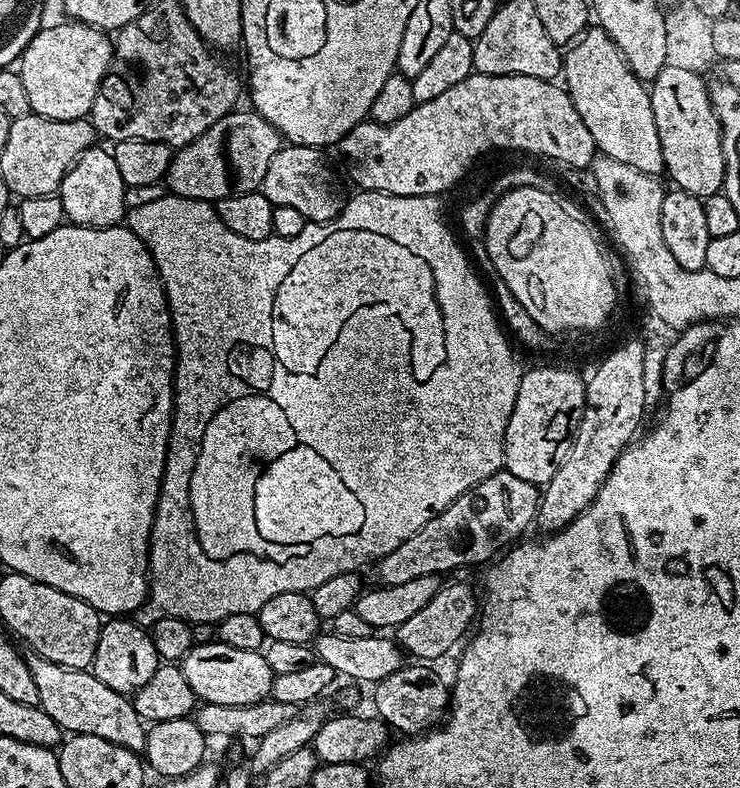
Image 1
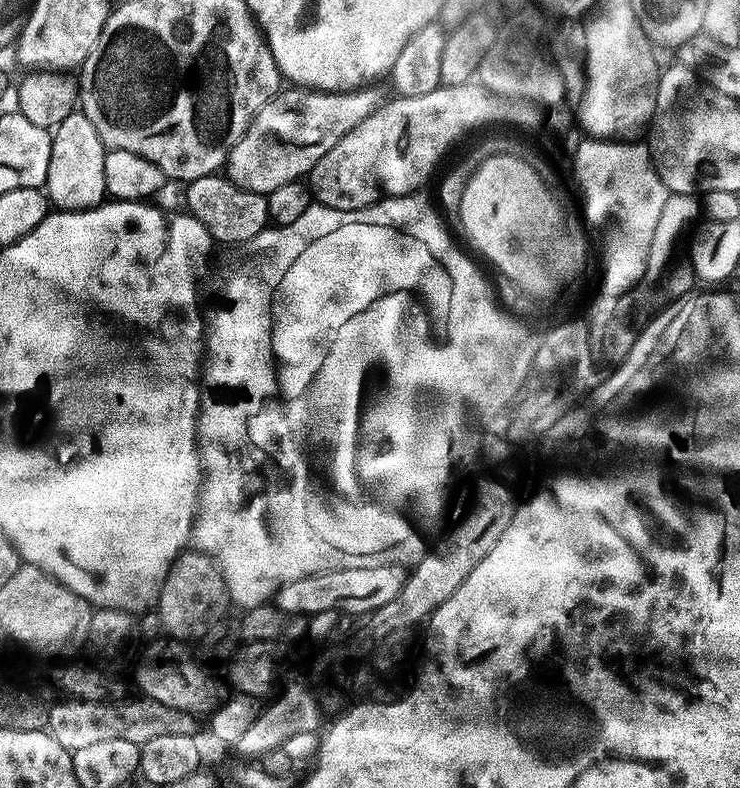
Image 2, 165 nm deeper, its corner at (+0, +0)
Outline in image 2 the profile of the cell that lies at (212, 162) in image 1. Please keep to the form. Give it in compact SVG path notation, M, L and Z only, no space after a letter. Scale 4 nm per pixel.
M288 86L275 96L270 102L266 102L266 106L262 106L262 110L258 110L256 117L250 122L250 126L242 134L242 138L238 138L238 142L228 152L226 161L226 175L230 182L234 182L234 186L238 186L242 190L250 190L251 192L270 193L280 186L287 183L294 183L301 178L307 177L311 168L328 150L330 146L334 146L334 142L342 142L342 138L346 134L350 134L350 130L354 130L354 126L358 126L358 122L362 122L366 118L370 118L370 114L374 114L380 109L381 104L385 103L386 96L376 89L376 86L365 86L356 89L355 92L317 92L311 88L302 88L299 86Z

